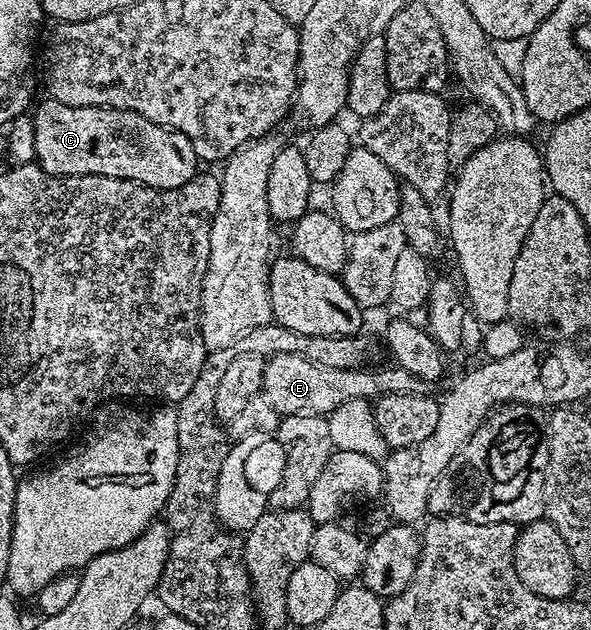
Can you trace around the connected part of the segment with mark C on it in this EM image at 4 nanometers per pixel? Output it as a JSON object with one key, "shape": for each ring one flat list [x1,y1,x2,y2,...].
{"shape":[[48,97,33,110,37,132,35,162,50,174,113,176,158,190,181,188,200,169,201,160,181,132,154,123,137,112,107,106,70,107]]}

